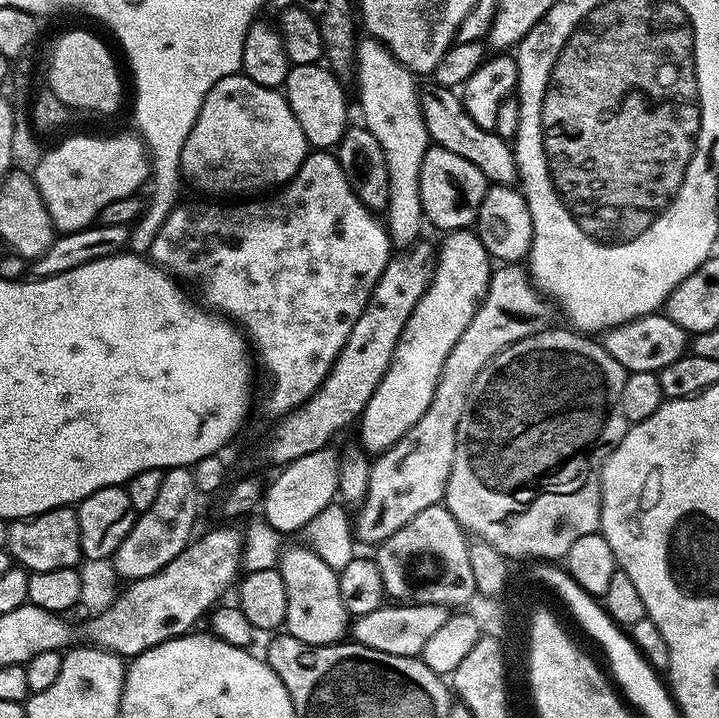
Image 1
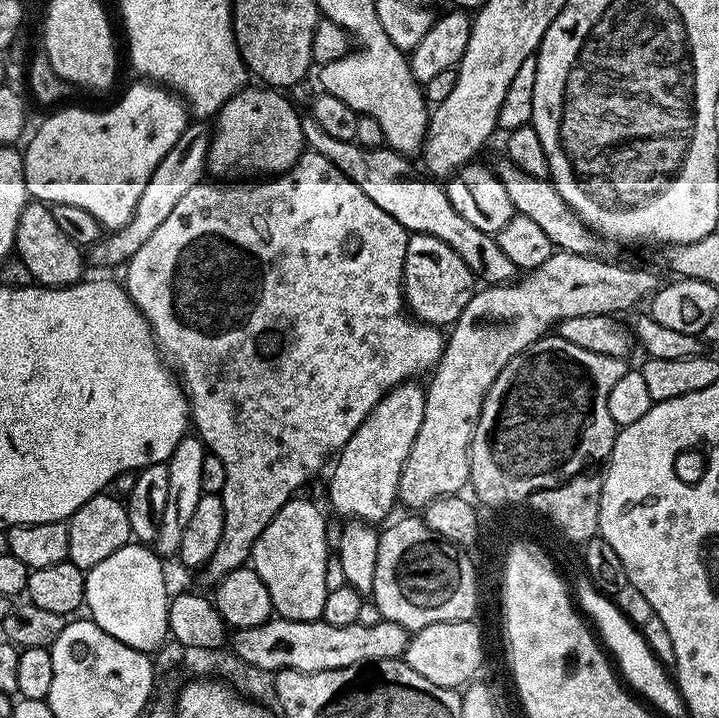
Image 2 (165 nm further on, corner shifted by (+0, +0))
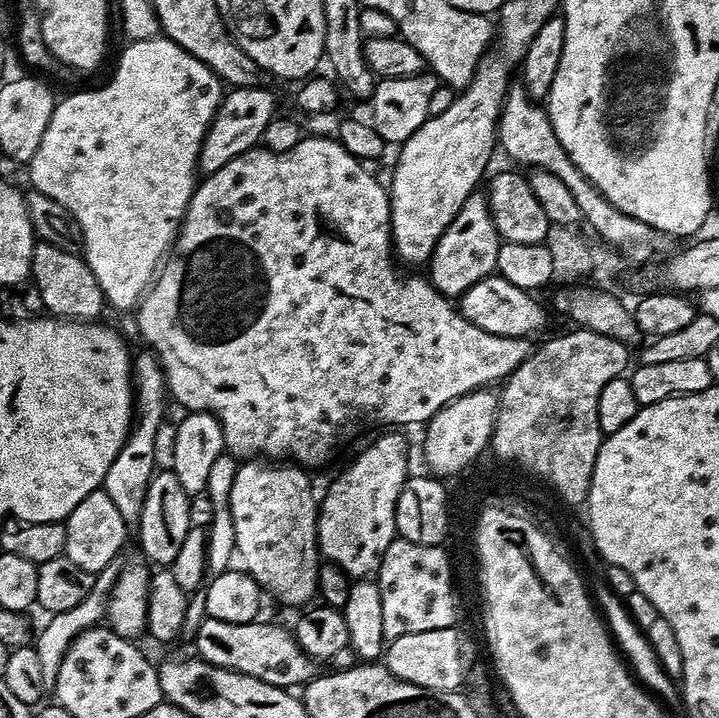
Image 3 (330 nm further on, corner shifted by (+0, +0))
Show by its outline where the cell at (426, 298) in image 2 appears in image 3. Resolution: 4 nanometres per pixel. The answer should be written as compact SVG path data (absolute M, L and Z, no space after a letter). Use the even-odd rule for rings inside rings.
M477 190L470 198L466 198L454 222L450 222L442 238L438 238L426 265L427 279L432 281L441 294L449 298L463 296L466 290L470 290L470 286L474 286L474 282L484 280L496 272L498 250L502 241L492 221L489 197L485 193L483 196L482 192Z

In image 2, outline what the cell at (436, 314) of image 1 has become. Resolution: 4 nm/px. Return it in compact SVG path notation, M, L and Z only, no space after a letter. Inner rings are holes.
M409 382L391 388L378 406L366 414L362 426L350 434L350 442L335 457L332 477L328 480L328 500L343 518L376 526L379 520L387 521L393 515L392 507L398 504L402 466L406 454L410 454L410 446L414 446L414 438L418 438L418 426L422 426L425 389L418 385Z

